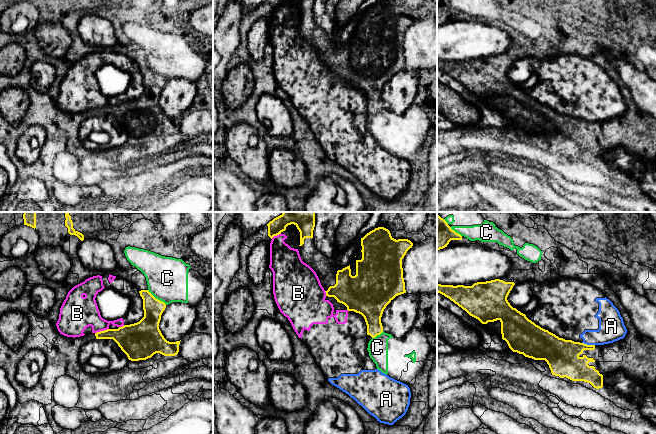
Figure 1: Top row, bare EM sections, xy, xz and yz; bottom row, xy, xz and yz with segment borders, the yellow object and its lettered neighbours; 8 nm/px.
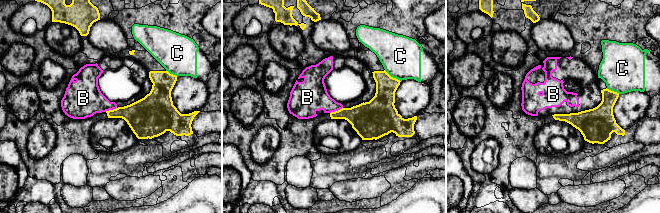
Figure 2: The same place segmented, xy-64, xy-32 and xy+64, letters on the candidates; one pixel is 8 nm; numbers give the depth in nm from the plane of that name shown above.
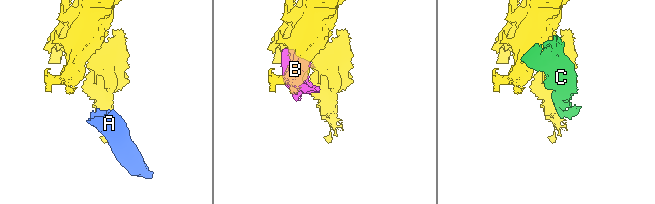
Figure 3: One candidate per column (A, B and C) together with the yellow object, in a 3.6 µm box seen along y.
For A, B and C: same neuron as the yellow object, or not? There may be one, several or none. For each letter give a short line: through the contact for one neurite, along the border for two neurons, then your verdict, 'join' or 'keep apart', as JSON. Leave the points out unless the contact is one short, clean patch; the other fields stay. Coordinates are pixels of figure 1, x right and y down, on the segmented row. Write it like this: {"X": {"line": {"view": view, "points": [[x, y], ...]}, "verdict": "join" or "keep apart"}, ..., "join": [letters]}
{"A": {"line": {"view": "yz", "points": [[582, 342], [594, 345]]}, "verdict": "keep apart"}, "B": {"verdict": "keep apart"}, "C": {"verdict": "keep apart"}, "join": []}

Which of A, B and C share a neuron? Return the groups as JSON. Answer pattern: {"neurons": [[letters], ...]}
{"neurons": [["A", "B"], ["C"]]}

